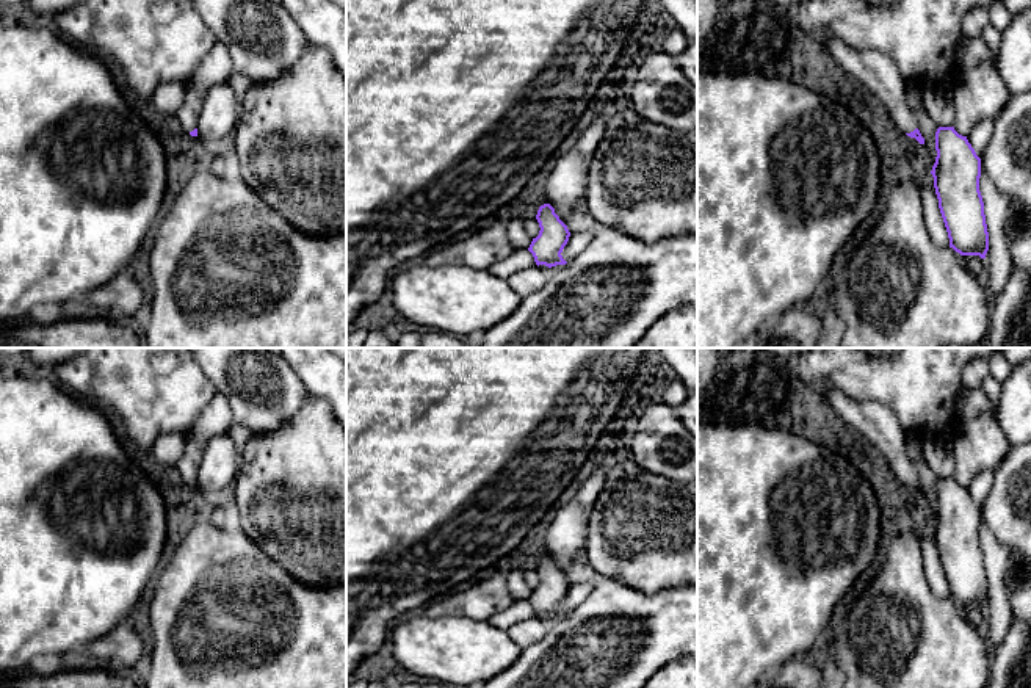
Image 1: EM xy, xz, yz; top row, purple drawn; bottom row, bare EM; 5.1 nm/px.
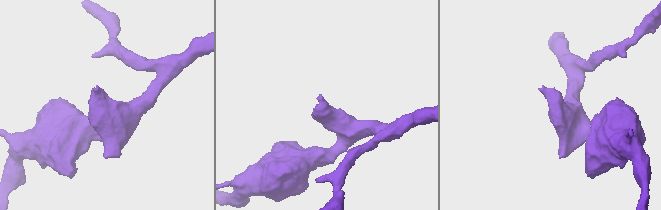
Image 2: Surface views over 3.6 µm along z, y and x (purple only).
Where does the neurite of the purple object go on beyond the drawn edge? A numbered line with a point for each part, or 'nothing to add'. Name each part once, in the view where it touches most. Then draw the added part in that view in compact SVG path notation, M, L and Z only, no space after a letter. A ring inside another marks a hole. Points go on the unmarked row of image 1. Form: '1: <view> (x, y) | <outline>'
1: yz (878, 423) | M830 389L824 398L843 420L881 453L903 484L918 480L918 470L906 450L904 433L890 407L874 401L859 403L838 389Z

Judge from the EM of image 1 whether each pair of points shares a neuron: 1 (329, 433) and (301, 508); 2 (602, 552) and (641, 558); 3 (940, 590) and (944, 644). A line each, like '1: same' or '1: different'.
1: same
2: same
3: different

